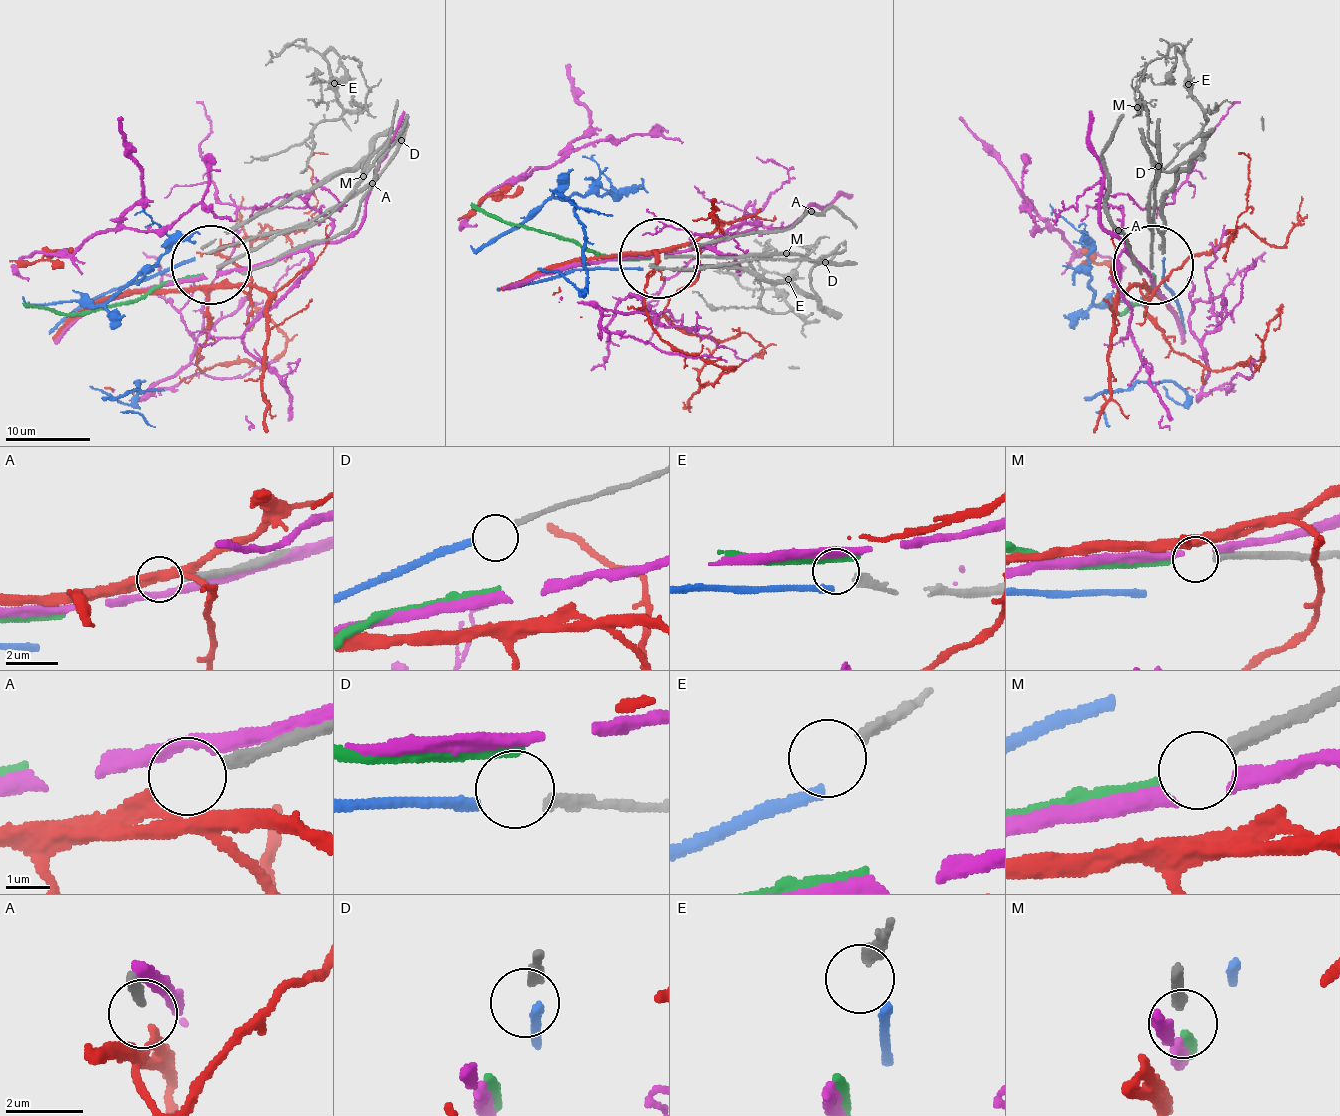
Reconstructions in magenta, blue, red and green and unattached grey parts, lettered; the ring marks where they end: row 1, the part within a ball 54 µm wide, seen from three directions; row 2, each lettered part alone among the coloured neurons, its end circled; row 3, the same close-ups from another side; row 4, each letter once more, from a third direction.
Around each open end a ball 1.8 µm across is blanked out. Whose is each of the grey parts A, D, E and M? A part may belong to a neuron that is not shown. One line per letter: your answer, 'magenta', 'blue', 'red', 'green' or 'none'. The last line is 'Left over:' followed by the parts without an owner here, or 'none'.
A: red
D: blue
E: none
M: green
Left over: E

